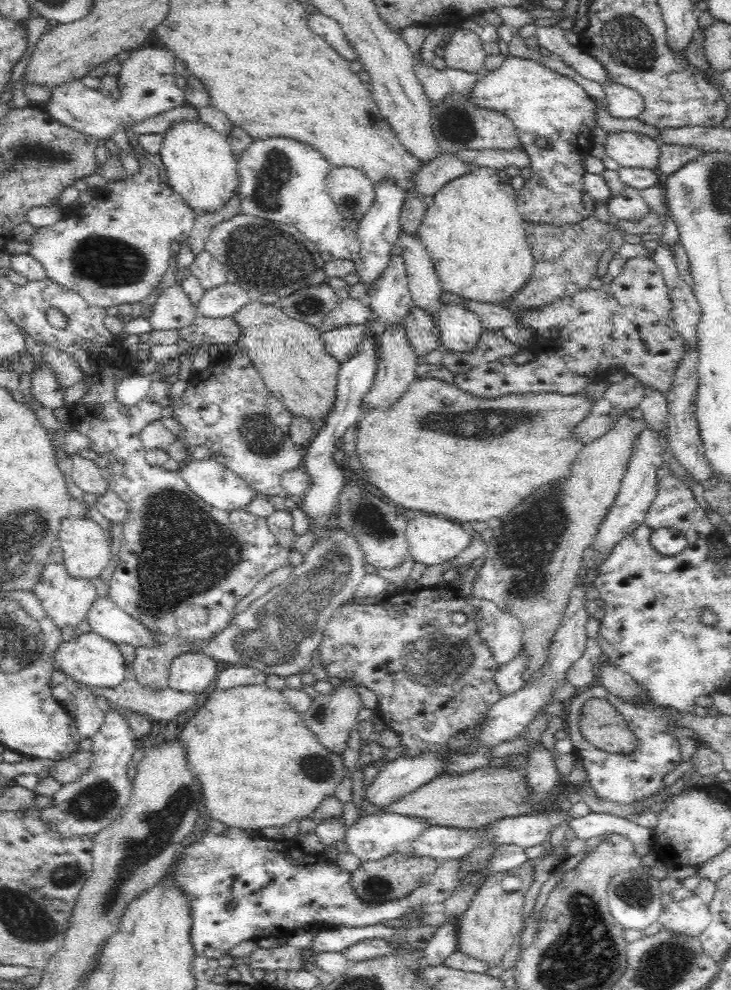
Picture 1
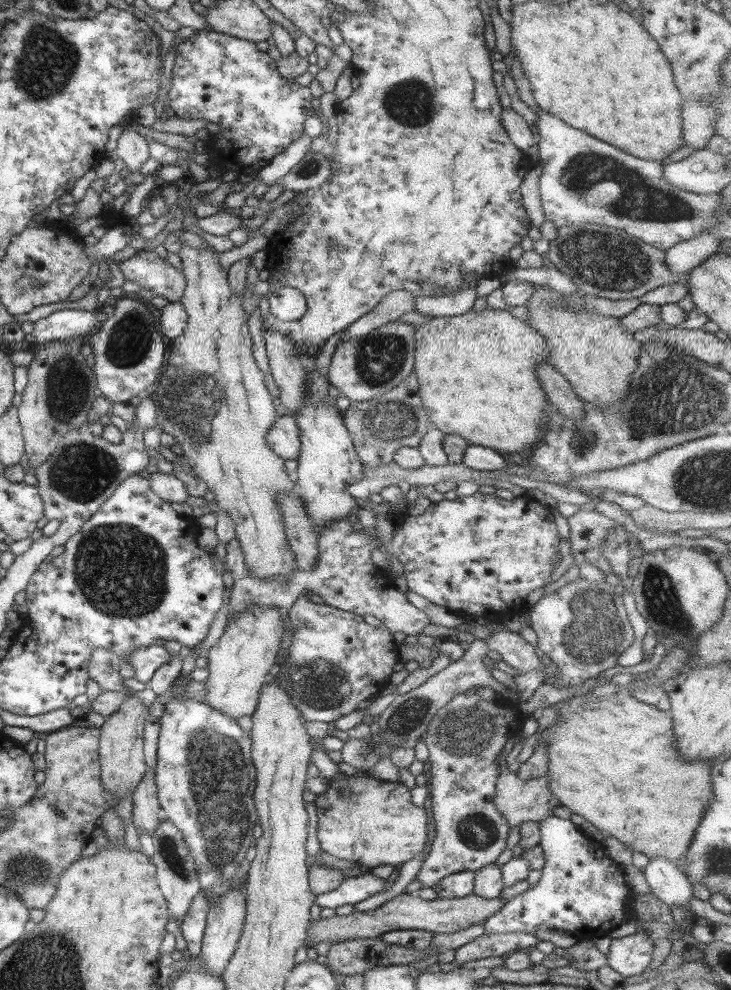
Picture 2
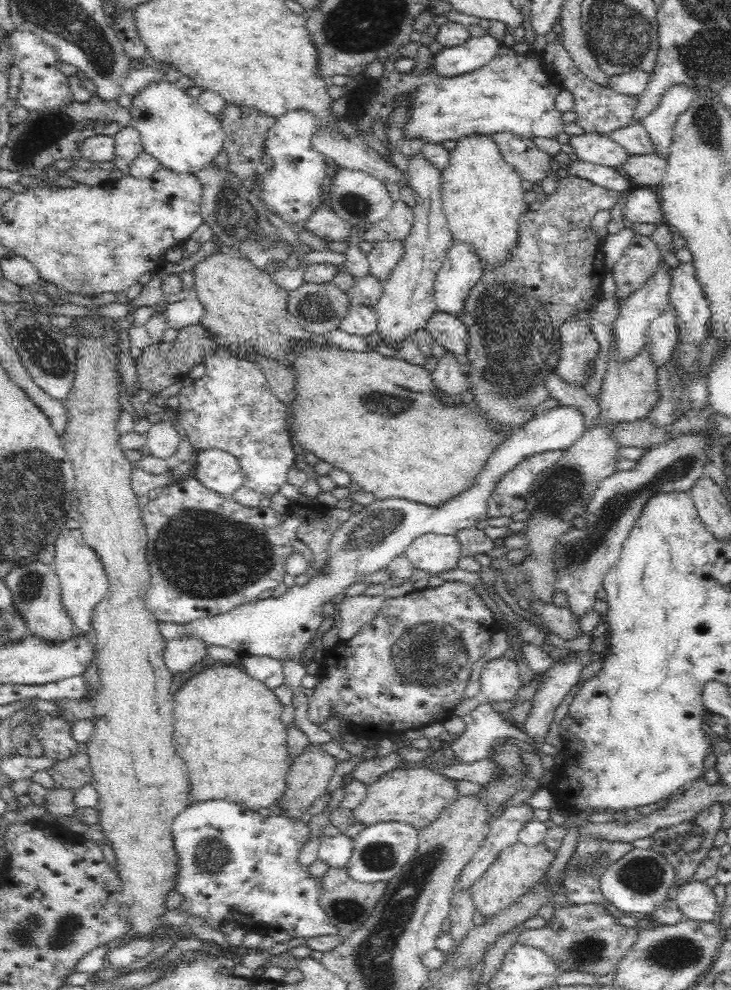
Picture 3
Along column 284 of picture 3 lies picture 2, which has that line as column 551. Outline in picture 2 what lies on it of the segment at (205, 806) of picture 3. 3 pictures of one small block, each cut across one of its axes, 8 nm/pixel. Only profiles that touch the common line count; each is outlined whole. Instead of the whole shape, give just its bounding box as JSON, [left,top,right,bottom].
[483,816,629,940]

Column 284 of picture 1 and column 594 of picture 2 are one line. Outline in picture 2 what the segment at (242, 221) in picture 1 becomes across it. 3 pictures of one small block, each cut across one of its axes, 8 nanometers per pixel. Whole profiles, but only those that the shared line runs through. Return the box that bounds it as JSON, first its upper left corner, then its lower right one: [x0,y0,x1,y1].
[544,224,690,300]

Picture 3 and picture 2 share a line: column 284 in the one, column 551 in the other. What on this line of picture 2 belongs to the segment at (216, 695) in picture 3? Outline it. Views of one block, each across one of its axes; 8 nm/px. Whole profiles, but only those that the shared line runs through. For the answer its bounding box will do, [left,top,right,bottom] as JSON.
[537,694,713,872]

